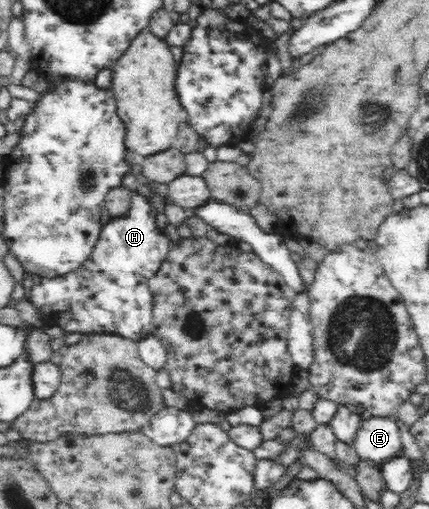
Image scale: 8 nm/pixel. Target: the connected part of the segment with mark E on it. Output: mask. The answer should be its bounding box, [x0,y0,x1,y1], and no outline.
[354,415,402,464]

